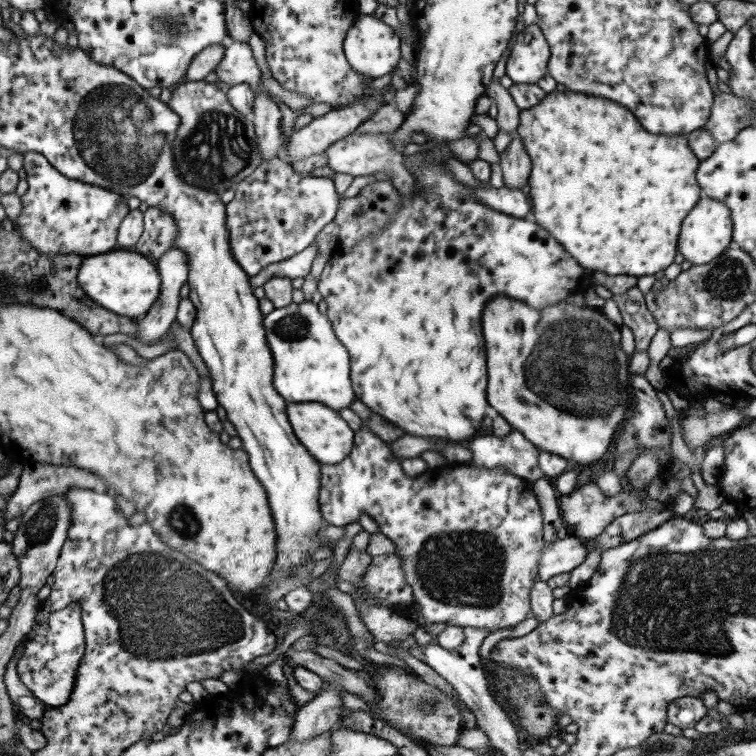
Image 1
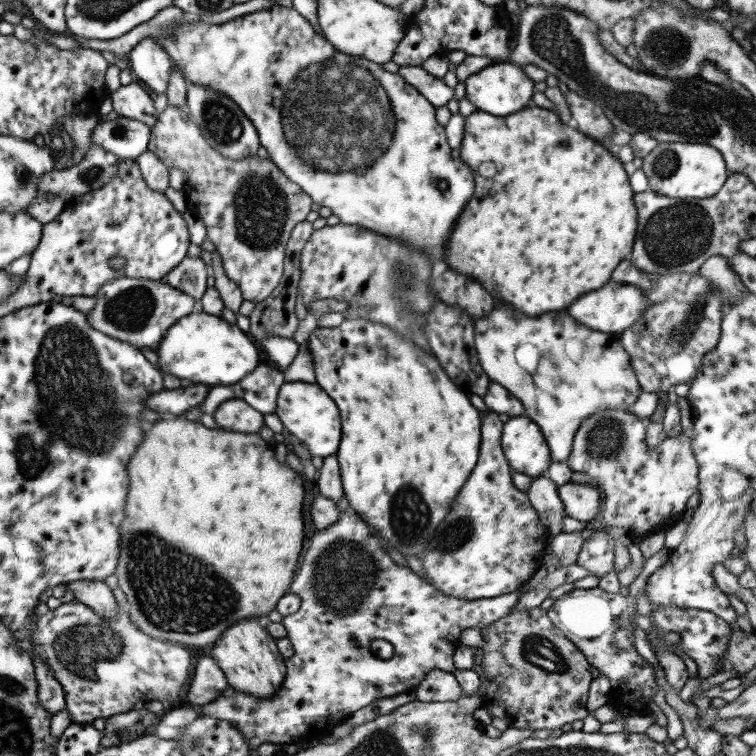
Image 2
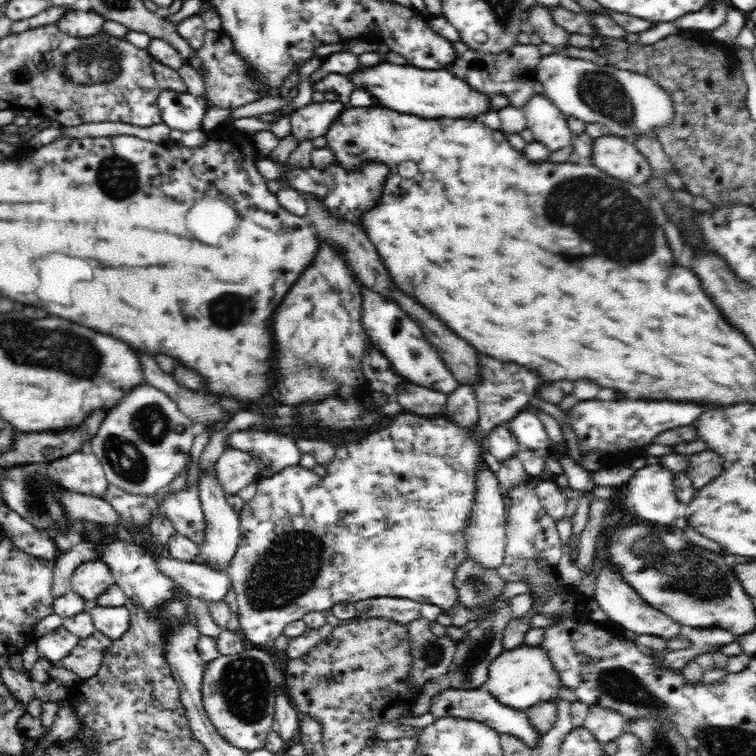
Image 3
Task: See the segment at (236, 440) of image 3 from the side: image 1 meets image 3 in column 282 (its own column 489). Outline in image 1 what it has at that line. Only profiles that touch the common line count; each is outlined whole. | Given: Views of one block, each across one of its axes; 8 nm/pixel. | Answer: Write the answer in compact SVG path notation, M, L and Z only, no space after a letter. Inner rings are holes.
M509 432L505 438L497 436L481 436L471 440L469 444L471 460L469 466L477 468L503 468L527 482L535 482L539 478L545 478L537 464L539 450L521 434L521 432Z

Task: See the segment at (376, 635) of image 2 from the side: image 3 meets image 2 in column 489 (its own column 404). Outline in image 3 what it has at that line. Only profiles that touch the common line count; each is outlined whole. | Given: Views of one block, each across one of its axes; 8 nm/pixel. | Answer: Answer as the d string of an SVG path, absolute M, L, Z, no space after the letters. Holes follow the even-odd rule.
M380 596L370 600L360 600L356 604L358 618L386 618L400 624L410 624L422 616L422 604L408 598Z

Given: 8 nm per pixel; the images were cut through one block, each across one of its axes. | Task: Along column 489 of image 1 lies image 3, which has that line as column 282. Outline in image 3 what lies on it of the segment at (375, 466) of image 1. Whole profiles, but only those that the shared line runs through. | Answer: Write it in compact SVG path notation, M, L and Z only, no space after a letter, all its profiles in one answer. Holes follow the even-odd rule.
M482 356L480 360L482 366L482 382L480 384L472 384L476 400L480 402L480 418L478 422L470 428L470 430L458 430L452 424L442 426L442 418L422 418L422 416L414 416L408 412L400 412L398 416L390 418L386 426L378 428L378 430L370 430L360 442L348 446L348 448L338 448L334 462L330 462L328 472L324 478L318 478L312 470L306 470L302 466L290 466L280 470L274 476L268 478L260 478L256 482L256 496L240 510L240 542L238 542L238 550L230 560L230 566L226 568L226 574L232 580L232 586L238 594L238 622L240 622L240 634L242 638L250 644L250 646L258 646L258 648L268 648L272 646L272 642L284 632L286 624L298 622L302 620L302 616L306 616L308 612L326 612L332 610L336 604L340 602L354 602L358 604L360 600L370 600L370 598L380 598L380 596L392 596L392 598L408 598L408 600L416 600L420 604L436 604L442 606L444 612L448 616L454 618L454 626L466 626L472 620L472 614L468 608L464 608L456 598L456 588L452 586L454 580L454 568L468 558L468 550L466 550L466 524L468 524L468 516L472 512L474 500L476 500L476 484L478 484L478 472L482 470L482 464L486 462L486 450L488 450L488 434L498 428L504 426L508 420L512 420L514 416L518 416L522 412L522 408L526 404L530 404L532 396L536 394L536 390L544 384L542 376L530 368L518 366L518 364L504 364L498 360L492 360L490 356Z

